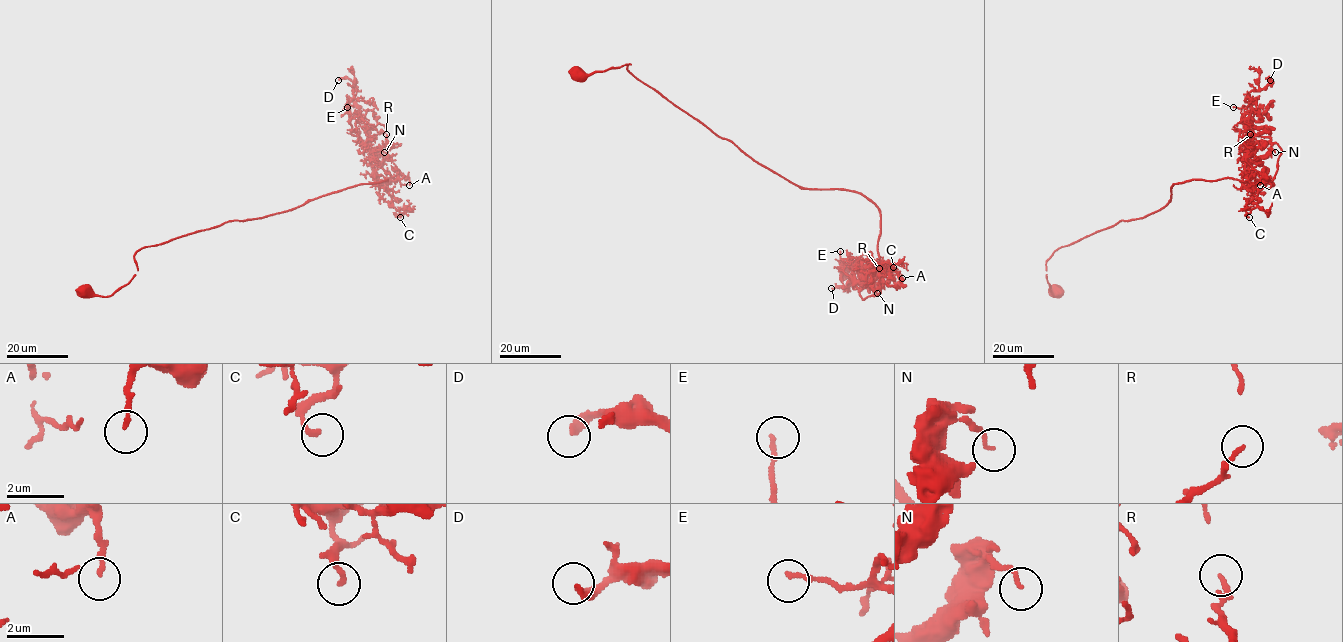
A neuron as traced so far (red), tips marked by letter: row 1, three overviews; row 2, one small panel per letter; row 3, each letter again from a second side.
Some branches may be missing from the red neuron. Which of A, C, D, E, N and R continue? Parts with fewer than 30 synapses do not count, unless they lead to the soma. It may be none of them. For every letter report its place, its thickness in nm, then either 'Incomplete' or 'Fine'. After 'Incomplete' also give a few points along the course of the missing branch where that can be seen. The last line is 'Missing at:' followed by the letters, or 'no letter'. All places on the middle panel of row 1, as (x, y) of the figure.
A: Place: (902, 278). Thickness 160 nm. Fine
C: Place: (893, 267). Thickness 180 nm. Fine
D: Place: (831, 288). Thickness 280 nm. Fine
E: Place: (840, 251). Thickness 160 nm. Fine
N: Place: (877, 293). Thickness 130 nm. Fine
R: Place: (879, 268). Thickness 150 nm. Fine
Missing at: no letter

